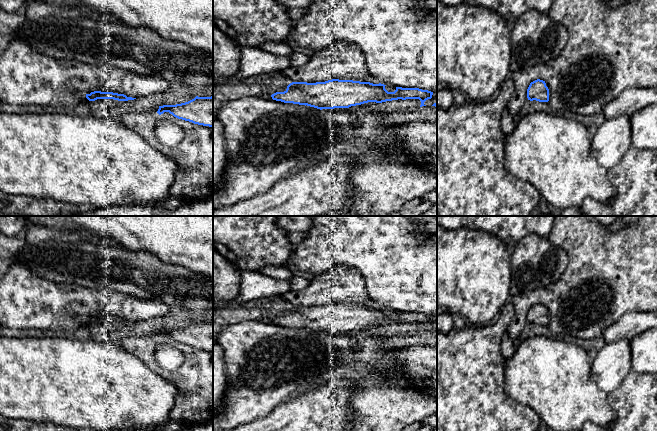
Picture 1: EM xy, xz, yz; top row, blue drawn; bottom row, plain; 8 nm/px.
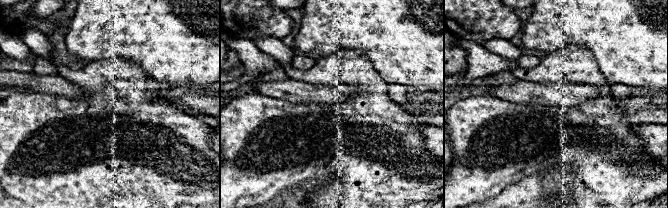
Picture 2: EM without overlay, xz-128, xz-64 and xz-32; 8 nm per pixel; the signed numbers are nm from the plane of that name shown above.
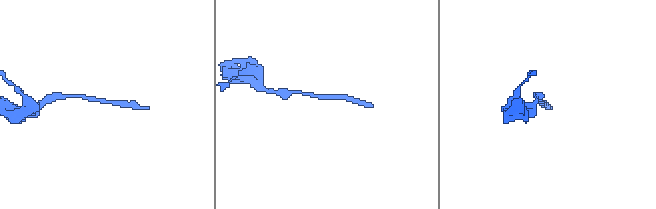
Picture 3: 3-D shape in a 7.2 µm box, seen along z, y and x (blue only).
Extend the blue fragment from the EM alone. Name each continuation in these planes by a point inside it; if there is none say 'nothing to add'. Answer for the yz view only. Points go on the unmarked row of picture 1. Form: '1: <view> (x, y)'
nothing to add

